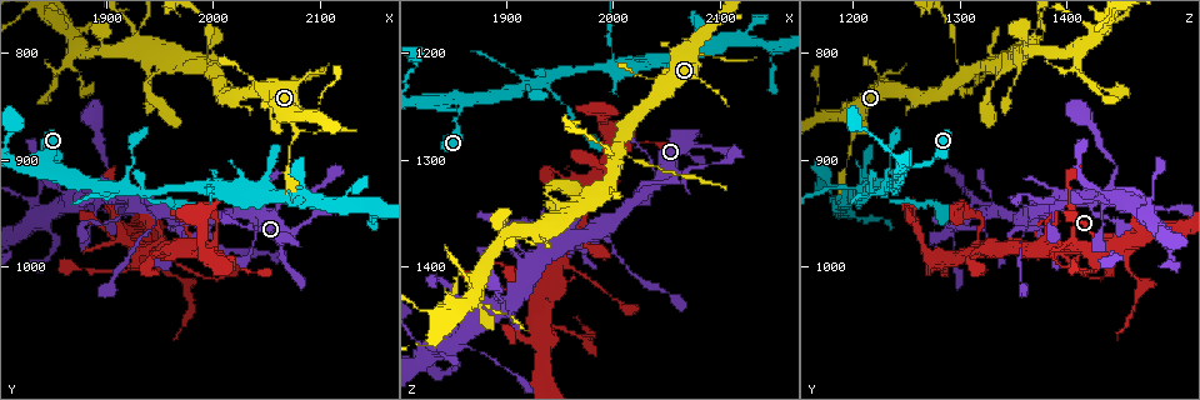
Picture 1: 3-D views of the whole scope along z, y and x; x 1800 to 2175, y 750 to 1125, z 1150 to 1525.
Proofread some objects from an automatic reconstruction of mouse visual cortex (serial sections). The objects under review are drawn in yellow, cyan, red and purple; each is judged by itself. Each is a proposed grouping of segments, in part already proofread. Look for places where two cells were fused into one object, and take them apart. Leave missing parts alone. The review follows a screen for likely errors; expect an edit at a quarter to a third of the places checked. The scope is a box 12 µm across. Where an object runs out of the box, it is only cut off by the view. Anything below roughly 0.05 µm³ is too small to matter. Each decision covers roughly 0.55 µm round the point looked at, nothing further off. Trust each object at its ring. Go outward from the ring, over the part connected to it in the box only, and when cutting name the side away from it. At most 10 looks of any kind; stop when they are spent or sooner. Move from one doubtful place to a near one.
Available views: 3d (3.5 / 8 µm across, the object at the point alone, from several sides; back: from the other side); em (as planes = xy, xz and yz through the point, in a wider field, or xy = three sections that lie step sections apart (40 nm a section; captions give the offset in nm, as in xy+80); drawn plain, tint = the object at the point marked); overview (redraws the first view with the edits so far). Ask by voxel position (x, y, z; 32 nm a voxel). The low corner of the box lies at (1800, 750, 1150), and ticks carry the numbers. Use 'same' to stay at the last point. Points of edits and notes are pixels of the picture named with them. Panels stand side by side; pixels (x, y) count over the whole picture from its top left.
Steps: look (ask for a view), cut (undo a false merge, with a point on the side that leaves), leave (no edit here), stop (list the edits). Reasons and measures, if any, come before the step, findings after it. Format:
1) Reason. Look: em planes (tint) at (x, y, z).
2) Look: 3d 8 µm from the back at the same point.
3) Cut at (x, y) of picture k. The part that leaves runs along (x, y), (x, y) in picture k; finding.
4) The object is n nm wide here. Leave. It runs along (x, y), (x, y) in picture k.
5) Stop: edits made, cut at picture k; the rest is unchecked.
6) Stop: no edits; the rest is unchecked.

Two arms in line, one across. Look: 3d 3.5 µm at (2038, 948, 1324).

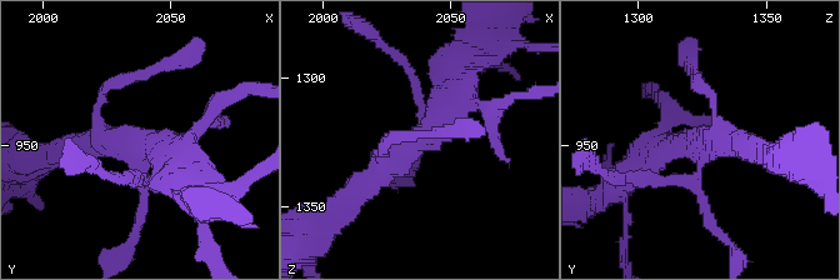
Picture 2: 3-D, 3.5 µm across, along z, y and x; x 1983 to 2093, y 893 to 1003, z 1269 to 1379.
Look: em xy step 1 (tint) at (2037, 949, 1323).

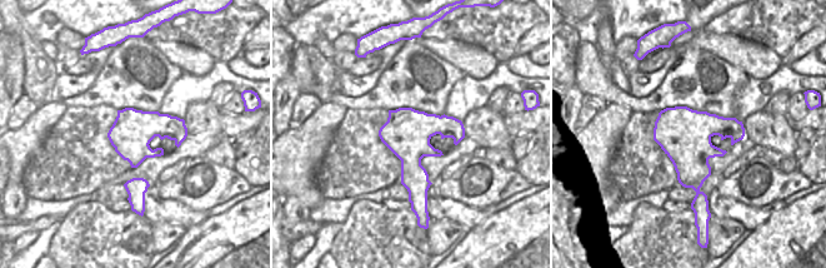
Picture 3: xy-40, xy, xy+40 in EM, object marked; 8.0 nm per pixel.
Leave. It runs along (458, 76), (441, 115), (350, 195) in picture 2; continuous, no second cell.

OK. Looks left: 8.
Thick turns thin. Look: 3d 3.5 µm at (1998, 798, 1294).

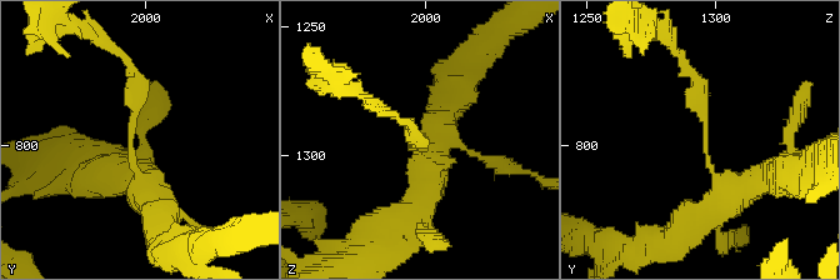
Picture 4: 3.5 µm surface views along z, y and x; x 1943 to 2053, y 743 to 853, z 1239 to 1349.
The arms are 250, 350 nm wide. Look: em xy step 2 (tint) at (1995, 798, 1295).

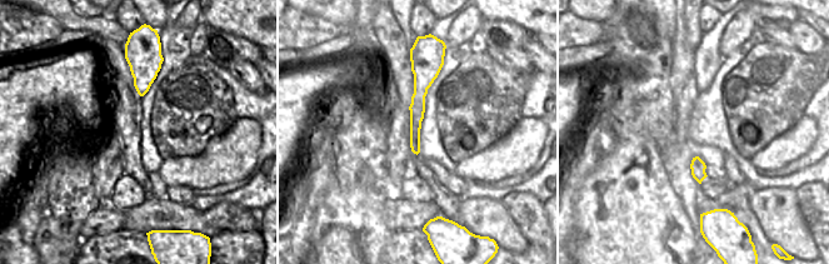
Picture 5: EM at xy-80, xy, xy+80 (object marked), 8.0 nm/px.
Leave. It runs along (428, 68), (418, 98), (415, 149) in picture 5; one cell here.

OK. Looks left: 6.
Small branch off a trunk. Look: 3d 3.5 µm at (1958, 950, 1374).

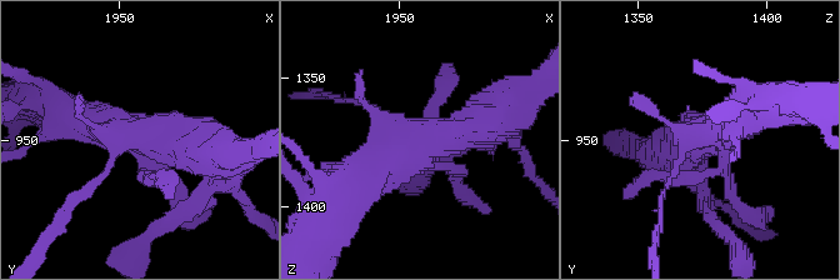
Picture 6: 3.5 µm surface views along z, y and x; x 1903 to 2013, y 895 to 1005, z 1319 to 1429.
Need the tissue. Look: em planes (tint) at (1960, 948, 1376).

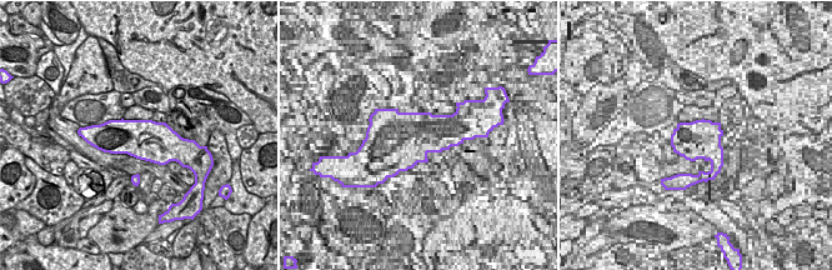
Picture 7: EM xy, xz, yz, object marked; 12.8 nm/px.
The object is 500 nm wide here. Leave. It runs along (496, 118), (428, 140), (355, 189) in picture 6; all the same cell.

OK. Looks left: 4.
Arms run side by side. Look: 3d 8 µm at (1938, 984, 1420).

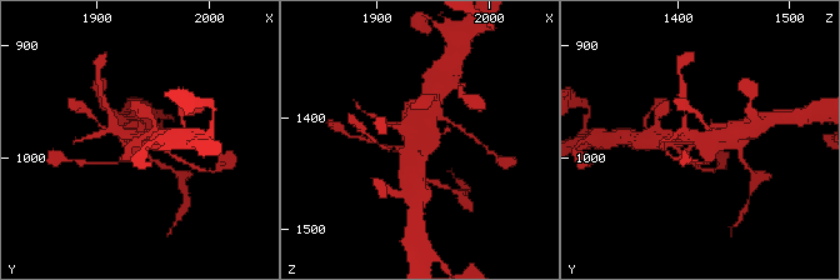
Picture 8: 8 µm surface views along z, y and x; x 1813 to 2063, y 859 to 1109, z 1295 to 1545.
Look: 3d 3.5 µm at (1936, 986, 1420).

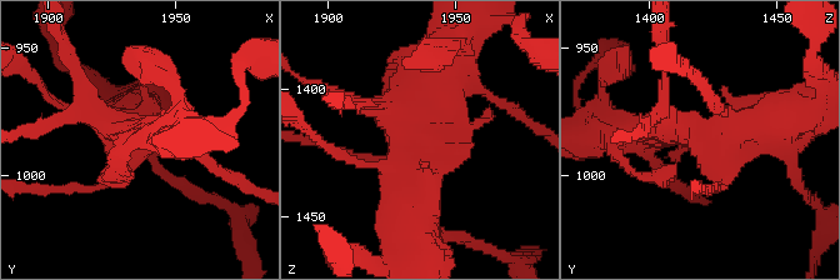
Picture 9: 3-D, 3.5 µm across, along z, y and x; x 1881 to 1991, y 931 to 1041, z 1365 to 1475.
Look: em xy step 2 (tint) at (1936, 984, 1420).

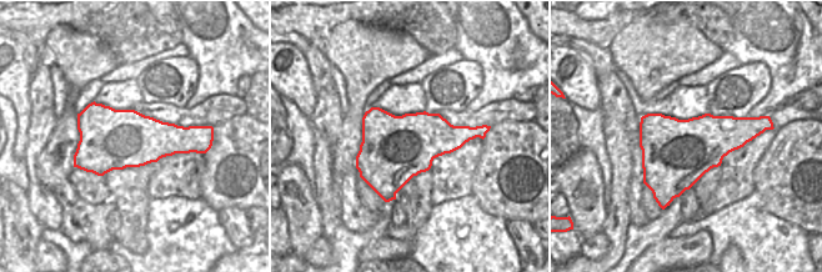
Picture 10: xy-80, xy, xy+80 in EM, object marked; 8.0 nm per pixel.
Leave. All the same cell.

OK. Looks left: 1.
Stop: no edits; the rest is unchecked.

